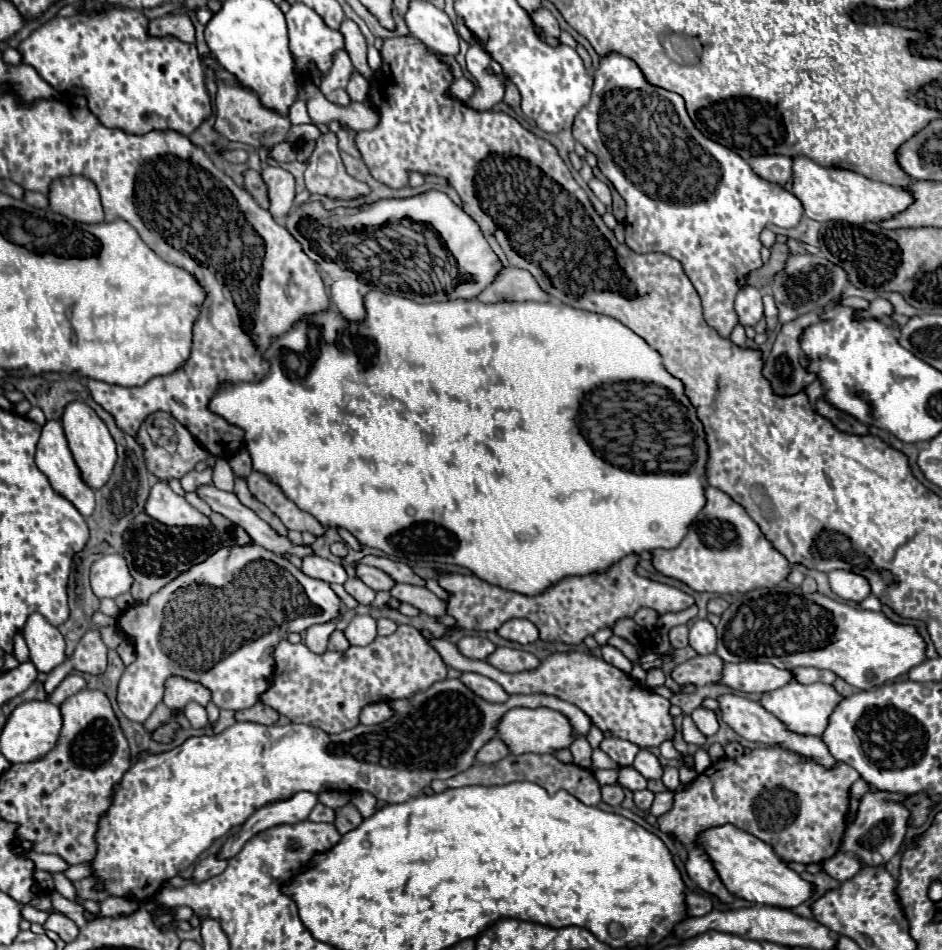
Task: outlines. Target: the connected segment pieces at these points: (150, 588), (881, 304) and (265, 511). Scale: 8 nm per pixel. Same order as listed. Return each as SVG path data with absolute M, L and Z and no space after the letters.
M139 512L131 520L131 526L127 528L127 532L123 536L121 556L127 560L129 572L133 576L133 584L131 584L129 594L133 596L135 602L145 602L153 592L157 592L167 582L171 582L171 578L179 576L189 566L205 560L219 546L223 546L223 544L229 544L229 546L239 544L239 546L243 546L243 544L251 542L247 532L243 528L237 528L237 524L233 524L231 520L225 520L225 516L213 512L209 518L211 518L215 530L165 526L165 524L153 520L151 516L147 516L145 512Z
M877 298L877 300L873 300L873 302L869 304L869 308L865 308L865 310L857 310L857 312L861 312L861 316L877 318L877 316L889 316L889 314L893 312L893 308L891 308L891 304L889 304L887 300Z
M237 478L237 480L235 480L235 490L233 490L233 492L235 492L237 498L241 500L241 504L249 506L249 508L251 508L259 518L263 518L271 528L275 528L279 534L287 534L287 528L283 526L283 522L281 522L269 508L265 508L265 504L261 504L261 502L249 492L245 478Z

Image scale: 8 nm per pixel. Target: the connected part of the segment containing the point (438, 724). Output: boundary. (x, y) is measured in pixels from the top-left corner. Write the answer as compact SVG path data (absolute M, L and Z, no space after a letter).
M443 680L409 700L395 700L389 704L395 708L395 716L383 724L359 724L341 734L327 734L319 728L291 721L285 725L277 722L272 726L235 722L221 734L191 736L179 748L161 754L141 752L137 762L123 774L121 782L113 786L111 806L97 824L97 856L89 862L93 876L97 878L95 890L135 902L155 900L161 886L179 872L187 870L195 858L211 846L213 840L225 836L233 826L241 826L257 808L275 800L285 800L301 790L315 794L323 790L365 790L387 804L411 800L419 796L421 790L431 784L431 780L447 780L459 772L465 772L473 764L477 750L497 736L495 726L501 716L517 706L553 708L567 716L573 730L583 736L592 727L585 712L581 712L575 704L557 700L555 696L519 694L511 696L505 704L491 704L473 694L461 680Z

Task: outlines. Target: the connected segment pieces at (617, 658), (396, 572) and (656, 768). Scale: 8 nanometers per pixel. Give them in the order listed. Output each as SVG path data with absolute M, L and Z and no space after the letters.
M605 644L605 646L601 646L601 652L603 652L603 660L605 660L605 662L613 664L615 668L621 668L625 674L631 672L632 662L627 660L618 649L609 646L609 644Z
M363 556L361 558L363 564L367 566L375 566L379 570L383 570L385 574L389 574L395 582L407 582L407 584L413 584L413 586L423 586L425 582L403 562L395 562L391 558L385 558L385 556Z
M641 748L641 750L637 752L635 762L633 762L633 768L635 768L637 772L641 772L645 778L653 778L653 780L661 778L661 774L663 774L663 768L661 768L657 756L653 756L647 748Z

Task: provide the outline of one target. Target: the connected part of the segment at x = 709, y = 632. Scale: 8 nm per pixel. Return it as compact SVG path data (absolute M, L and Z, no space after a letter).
M697 620L689 628L689 646L697 654L713 654L715 644L717 644L717 636L715 636L715 628L709 620Z

